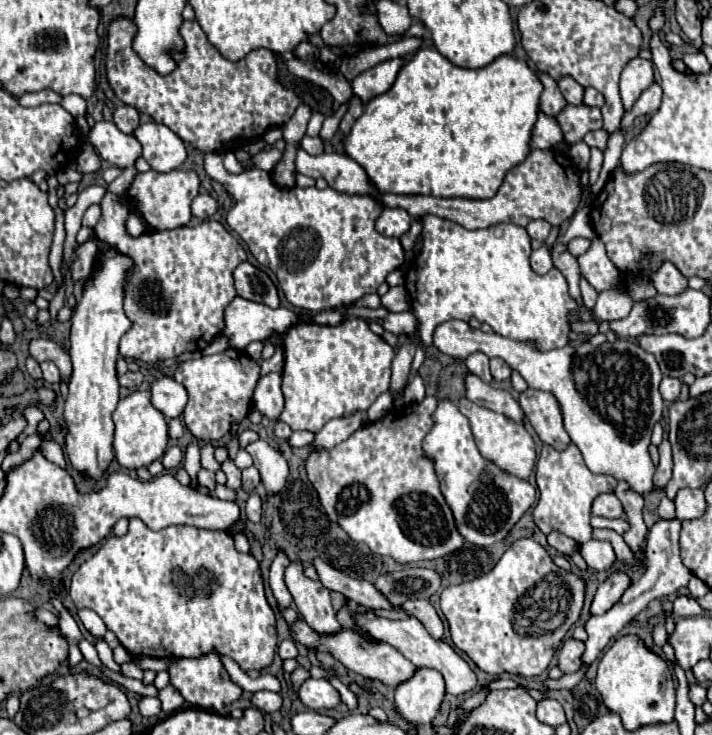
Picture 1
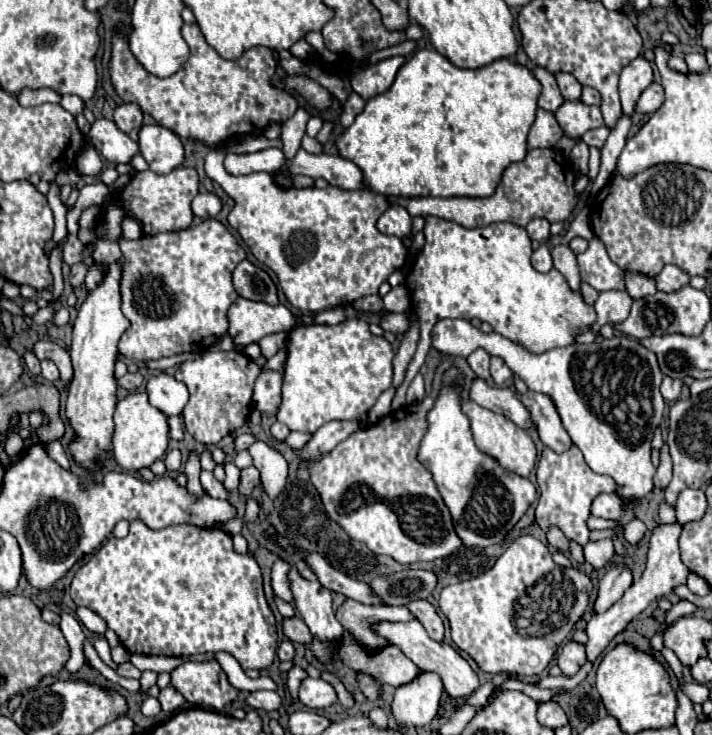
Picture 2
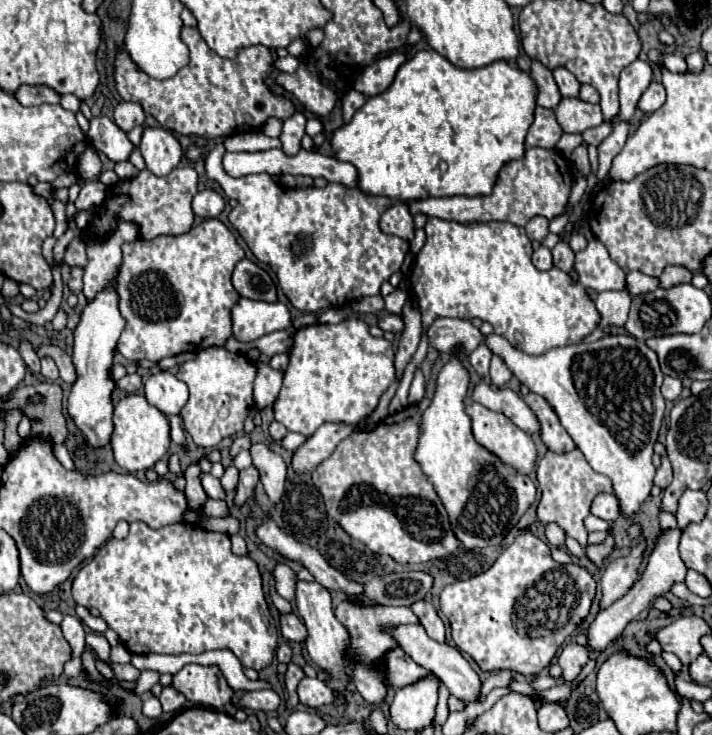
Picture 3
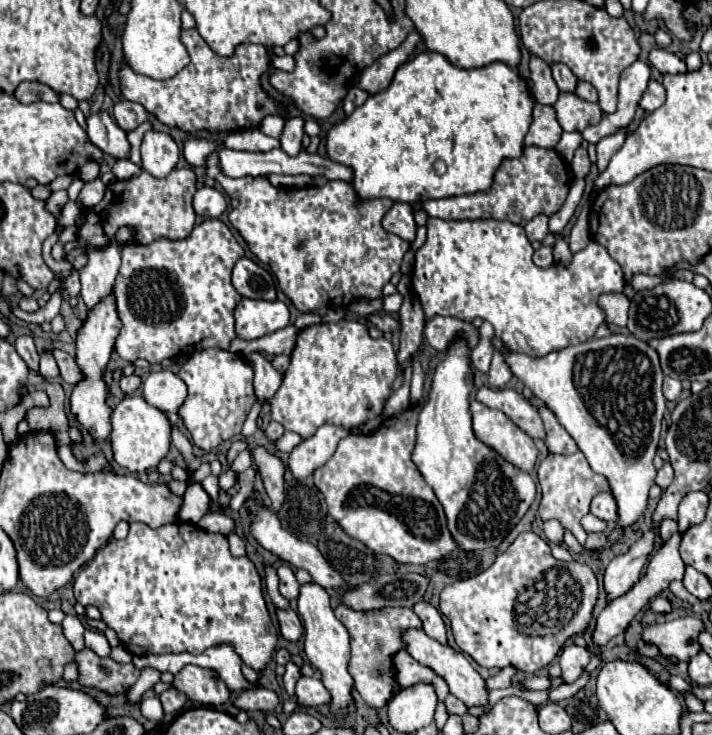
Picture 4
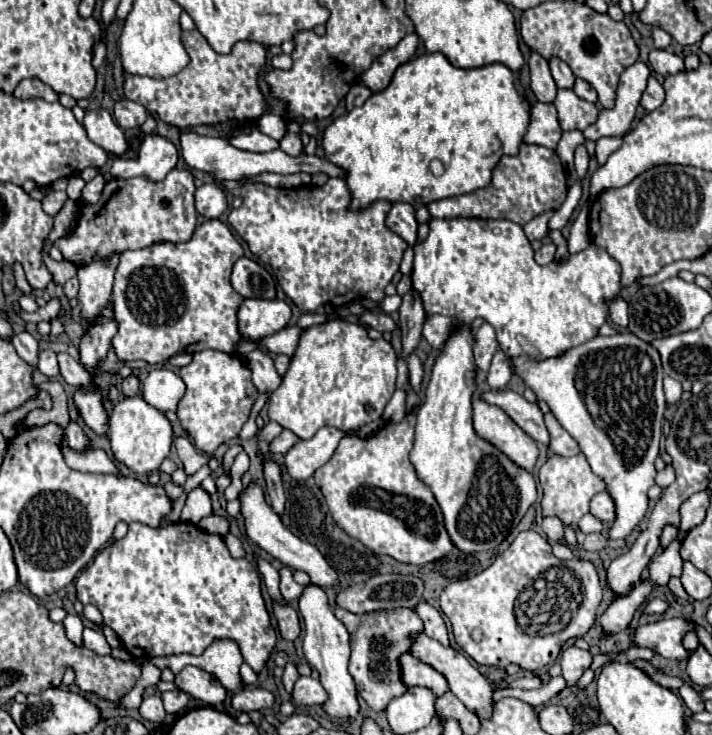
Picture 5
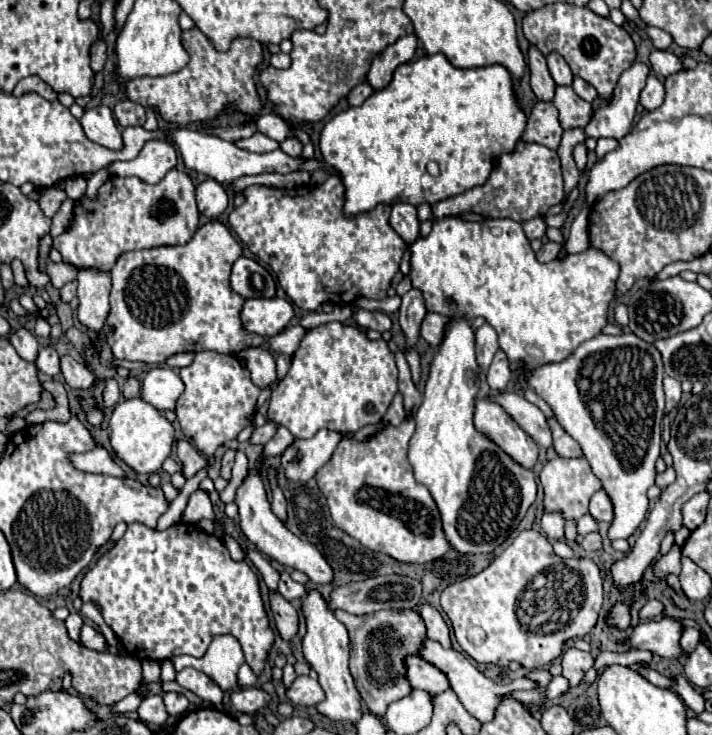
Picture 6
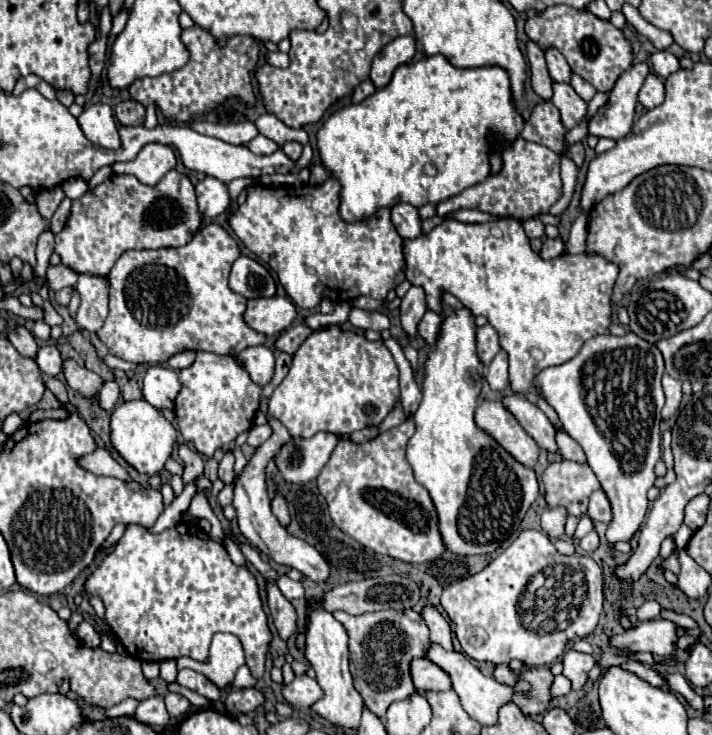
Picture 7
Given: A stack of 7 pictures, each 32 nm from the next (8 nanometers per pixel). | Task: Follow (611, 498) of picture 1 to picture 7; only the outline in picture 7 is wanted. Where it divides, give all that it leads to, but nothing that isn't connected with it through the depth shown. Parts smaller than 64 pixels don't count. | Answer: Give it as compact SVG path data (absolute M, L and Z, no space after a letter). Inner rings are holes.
M596 490L590 496L590 506L588 506L588 516L592 520L600 520L600 522L610 522L612 520L612 506L608 504L608 496L604 496L602 490Z

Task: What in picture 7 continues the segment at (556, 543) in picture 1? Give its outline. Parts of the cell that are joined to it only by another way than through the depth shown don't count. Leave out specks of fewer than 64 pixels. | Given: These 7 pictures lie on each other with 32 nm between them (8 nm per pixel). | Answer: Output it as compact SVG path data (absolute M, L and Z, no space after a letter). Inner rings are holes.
M546 508L542 514L542 530L552 540L564 538L564 522L566 522L564 508Z

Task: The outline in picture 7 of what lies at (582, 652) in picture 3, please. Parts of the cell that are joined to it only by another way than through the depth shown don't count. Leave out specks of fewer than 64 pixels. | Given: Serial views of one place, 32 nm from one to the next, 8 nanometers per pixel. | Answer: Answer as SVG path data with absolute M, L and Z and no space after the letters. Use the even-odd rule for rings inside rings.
M574 648L568 650L564 654L564 676L572 682L572 688L574 690L580 690L584 684L586 684L586 678L588 678L588 670L596 664L596 660L590 656L590 654L584 654L584 652L576 652Z

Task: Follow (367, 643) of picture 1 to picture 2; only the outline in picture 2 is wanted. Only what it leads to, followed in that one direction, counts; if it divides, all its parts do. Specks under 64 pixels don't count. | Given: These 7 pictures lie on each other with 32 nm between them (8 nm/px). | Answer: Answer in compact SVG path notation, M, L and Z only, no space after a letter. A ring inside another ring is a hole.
M300 616L284 620L284 634L292 642L300 642L300 644L306 644L306 646L308 646L308 640L312 640L312 634L308 632L308 626L304 624L304 620L300 620ZM350 632L340 640L340 648L336 648L336 658L344 662L354 672L372 676L382 684L390 684L394 688L414 680L422 670L408 660L396 646L382 646L378 650L364 648Z

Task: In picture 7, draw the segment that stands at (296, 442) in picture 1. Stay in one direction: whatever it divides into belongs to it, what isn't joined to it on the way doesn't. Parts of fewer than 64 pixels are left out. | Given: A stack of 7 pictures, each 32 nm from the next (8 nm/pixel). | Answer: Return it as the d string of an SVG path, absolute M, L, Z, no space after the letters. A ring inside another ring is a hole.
M272 418L272 430L274 434L256 450L254 458L246 464L244 474L240 476L240 480L234 484L234 500L232 506L236 508L236 518L238 518L238 528L240 532L248 538L248 542L258 548L262 554L270 556L274 562L278 564L286 564L290 568L300 570L304 576L308 576L314 582L326 582L330 576L330 568L326 564L326 560L316 552L316 548L312 548L310 544L304 544L304 540L290 536L290 532L276 520L276 516L270 512L270 500L268 500L268 488L266 488L266 462L270 460L270 456L274 456L276 452L280 452L280 448L284 444L288 444L288 440L292 440L290 432Z

